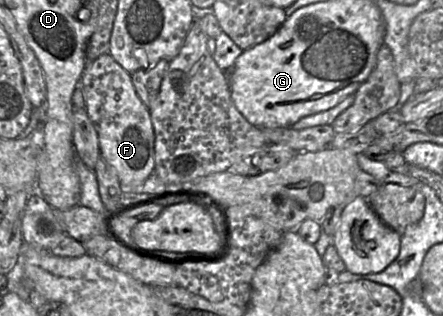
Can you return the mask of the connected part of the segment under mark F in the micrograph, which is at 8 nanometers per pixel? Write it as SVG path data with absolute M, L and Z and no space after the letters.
M106 53L86 64L80 87L86 112L98 134L100 155L116 170L122 192L142 193L142 185L154 173L154 129L149 109L137 96L131 74Z

